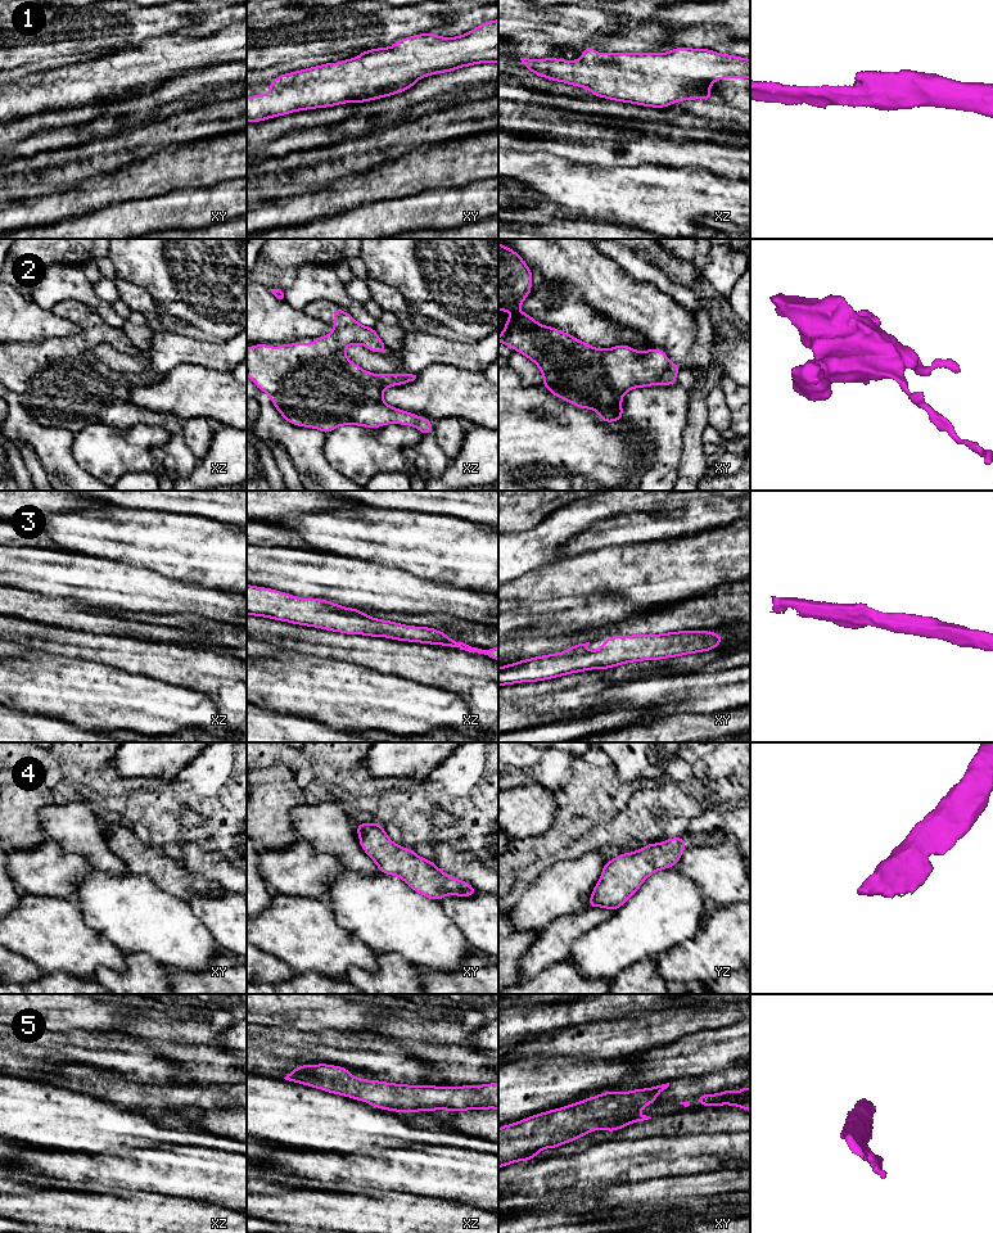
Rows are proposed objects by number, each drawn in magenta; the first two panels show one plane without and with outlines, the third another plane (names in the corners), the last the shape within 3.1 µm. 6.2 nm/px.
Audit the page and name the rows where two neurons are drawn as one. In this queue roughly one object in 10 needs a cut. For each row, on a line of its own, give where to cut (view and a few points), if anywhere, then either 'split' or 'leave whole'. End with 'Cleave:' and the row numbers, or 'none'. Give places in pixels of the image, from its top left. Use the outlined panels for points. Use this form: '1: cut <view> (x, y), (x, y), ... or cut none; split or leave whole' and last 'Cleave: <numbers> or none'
1: cut none; leave whole
2: cut none; leave whole
3: cut none; leave whole
4: cut none; leave whole
5: cut none; leave whole
Cleave: none

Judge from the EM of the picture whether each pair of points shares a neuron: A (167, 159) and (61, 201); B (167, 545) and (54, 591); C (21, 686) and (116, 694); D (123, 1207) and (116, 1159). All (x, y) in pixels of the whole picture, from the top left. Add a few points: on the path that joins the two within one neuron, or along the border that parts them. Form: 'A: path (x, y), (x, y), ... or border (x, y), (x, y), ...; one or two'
A: path (140, 175), (136, 175), (120, 192), (87, 198); one
B: border (93, 555), (152, 570); two
C: path (44, 686), (62, 686), (93, 694); one
D: border (134, 1191), (163, 1195); two

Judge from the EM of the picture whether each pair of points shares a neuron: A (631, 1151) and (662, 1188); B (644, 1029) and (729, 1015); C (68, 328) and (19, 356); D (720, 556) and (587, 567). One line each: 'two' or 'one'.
A: two
B: one
C: two
D: one

